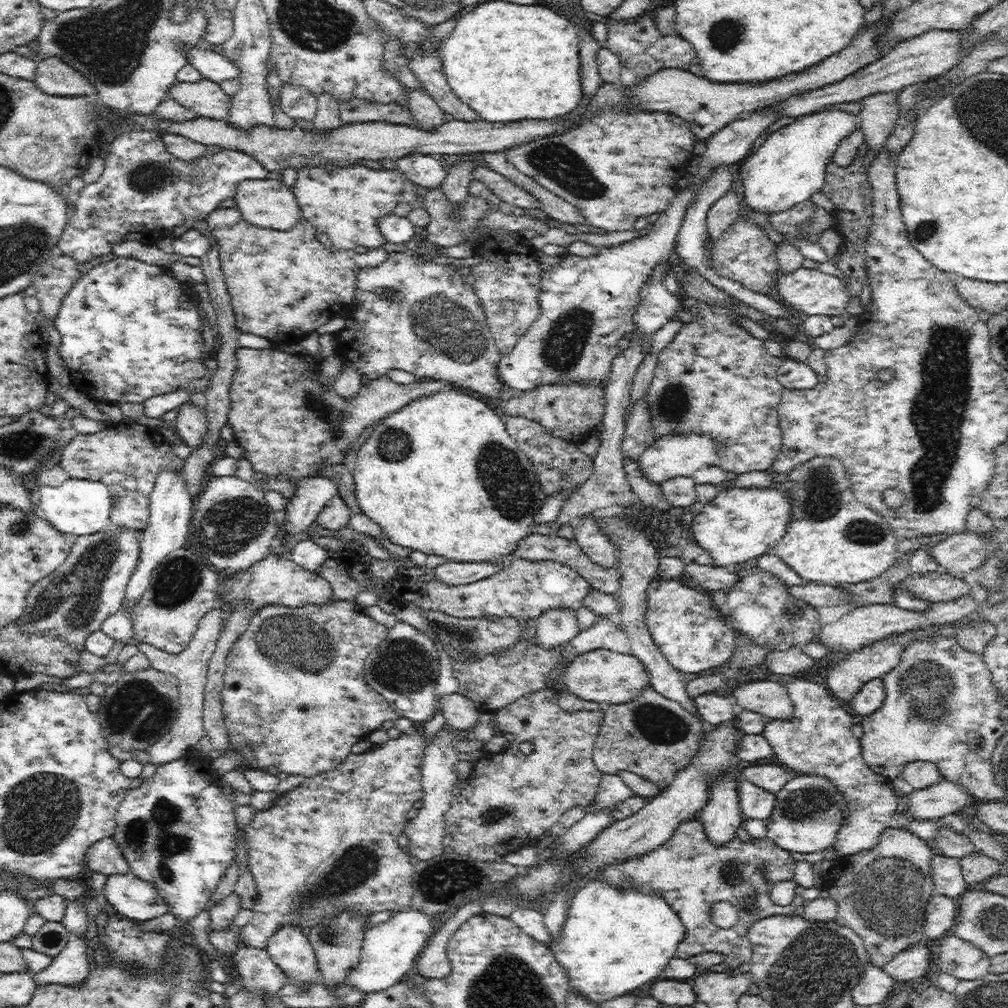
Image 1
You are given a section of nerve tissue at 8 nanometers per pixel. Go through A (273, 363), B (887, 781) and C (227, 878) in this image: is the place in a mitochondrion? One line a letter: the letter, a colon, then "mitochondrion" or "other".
A: other
B: other
C: other

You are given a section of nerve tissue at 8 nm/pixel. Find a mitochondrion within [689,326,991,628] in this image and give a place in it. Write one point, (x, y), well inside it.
(820, 491)

